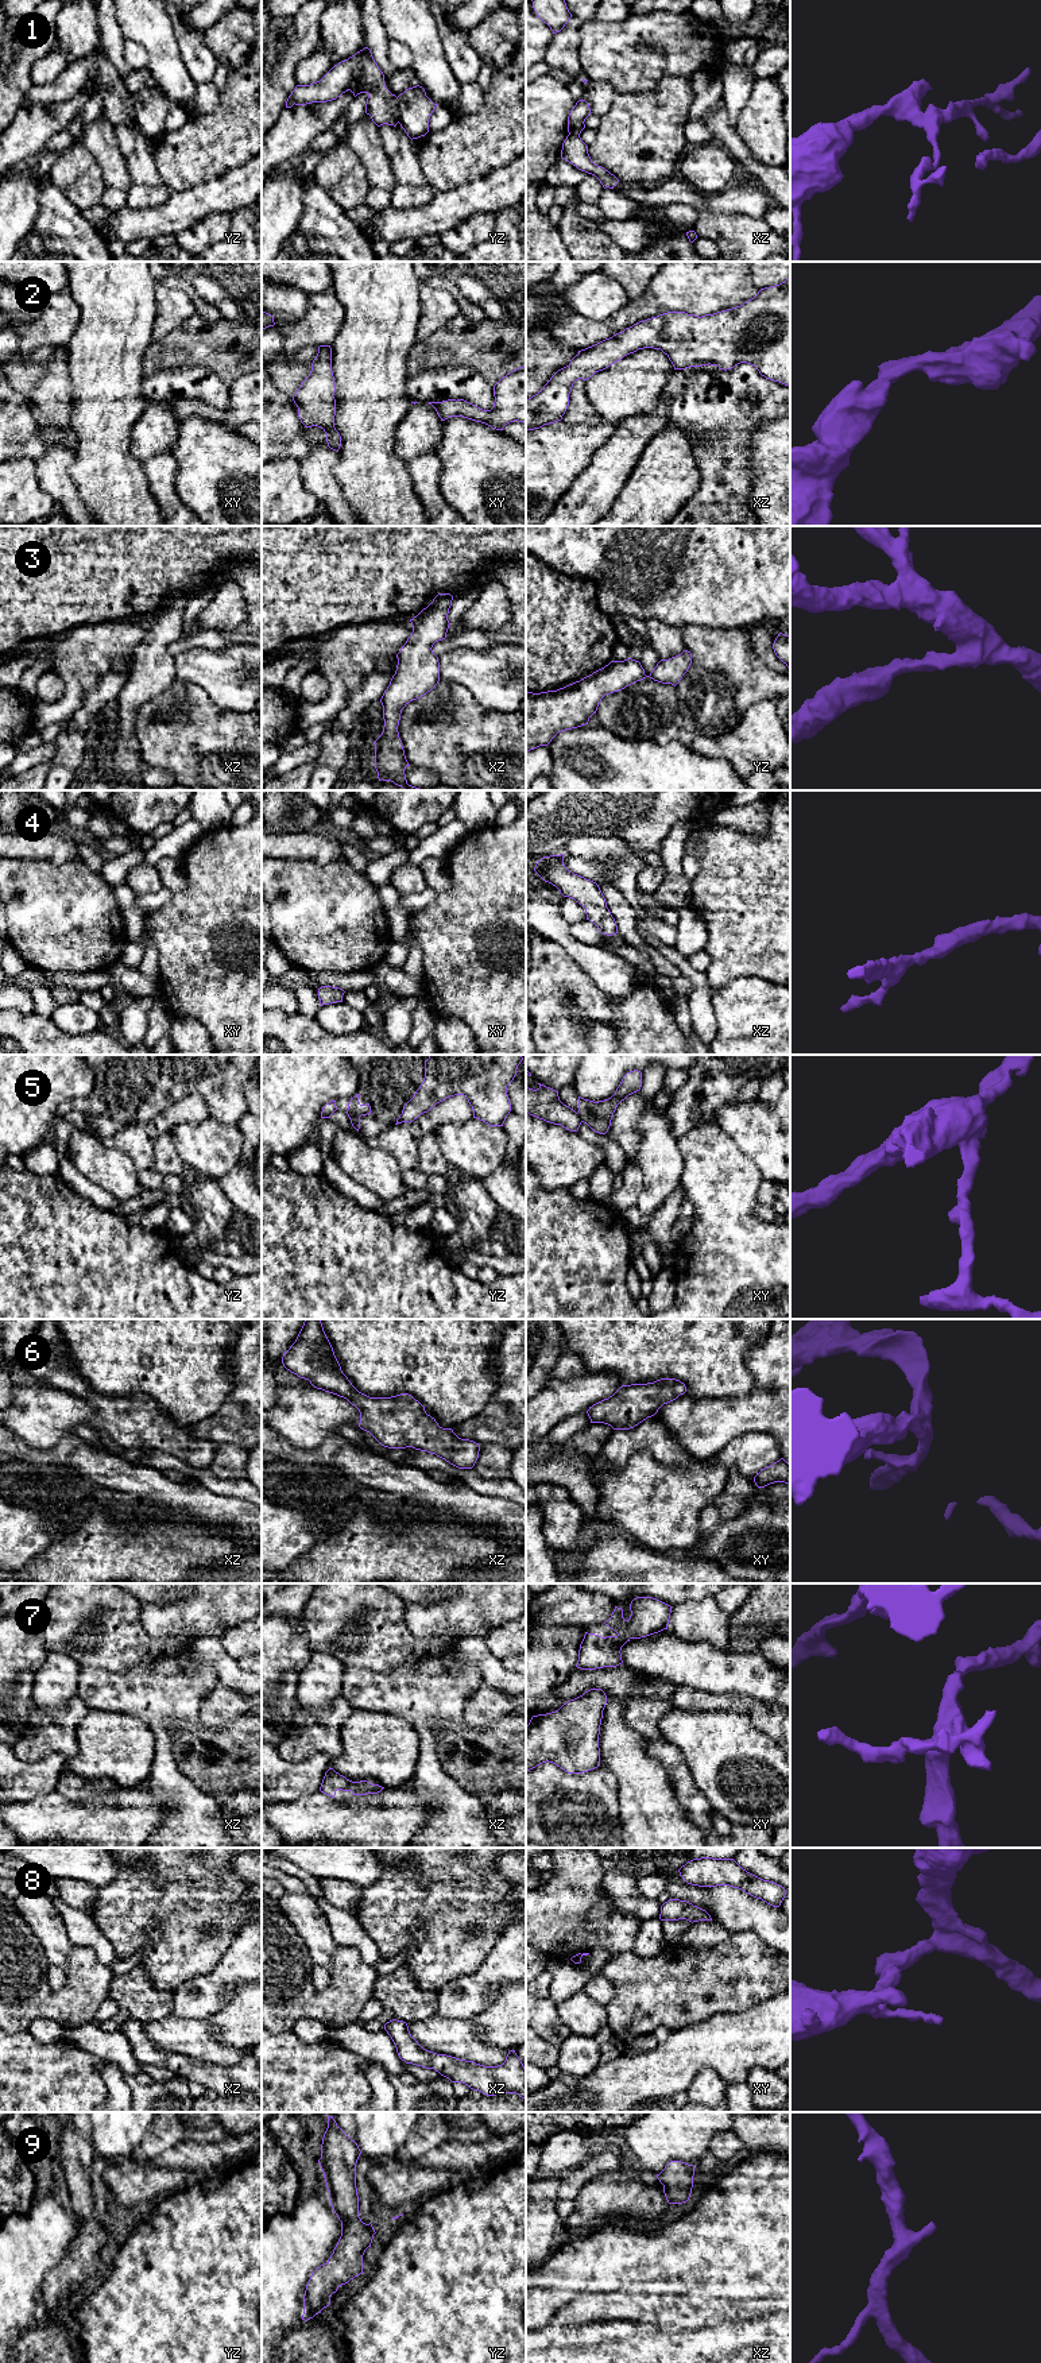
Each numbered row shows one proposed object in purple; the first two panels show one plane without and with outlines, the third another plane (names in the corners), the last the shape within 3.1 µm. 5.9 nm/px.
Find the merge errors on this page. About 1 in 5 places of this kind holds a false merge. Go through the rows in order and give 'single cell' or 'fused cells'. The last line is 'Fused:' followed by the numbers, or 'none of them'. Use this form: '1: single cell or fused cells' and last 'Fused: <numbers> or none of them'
1: fused cells
2: single cell
3: single cell
4: single cell
5: fused cells
6: single cell
7: single cell
8: single cell
9: single cell
Fused: 1, 5

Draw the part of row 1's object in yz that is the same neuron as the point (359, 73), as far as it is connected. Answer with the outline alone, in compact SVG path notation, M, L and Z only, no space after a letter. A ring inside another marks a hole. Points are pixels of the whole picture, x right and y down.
M368 47L334 65L320 81L297 85L286 101L286 108L336 100L347 90L356 97L367 93L365 113L380 127L399 123L398 97L384 84L384 74Z

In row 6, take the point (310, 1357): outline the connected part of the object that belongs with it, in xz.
M305 1319L282 1364L314 1388L347 1399L360 1412L359 1427L382 1446L427 1451L458 1469L475 1466L480 1445L440 1427L411 1395L369 1397L359 1392L343 1373L320 1319Z

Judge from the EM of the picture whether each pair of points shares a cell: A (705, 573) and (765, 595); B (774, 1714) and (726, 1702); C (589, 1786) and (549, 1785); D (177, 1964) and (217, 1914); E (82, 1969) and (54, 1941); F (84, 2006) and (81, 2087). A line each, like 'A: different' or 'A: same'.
A: same
B: same
C: same
D: same
E: different
F: different

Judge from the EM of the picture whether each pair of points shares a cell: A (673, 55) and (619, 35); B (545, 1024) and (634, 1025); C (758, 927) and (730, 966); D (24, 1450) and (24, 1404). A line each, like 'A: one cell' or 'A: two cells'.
A: one cell
B: one cell
C: one cell
D: two cells

